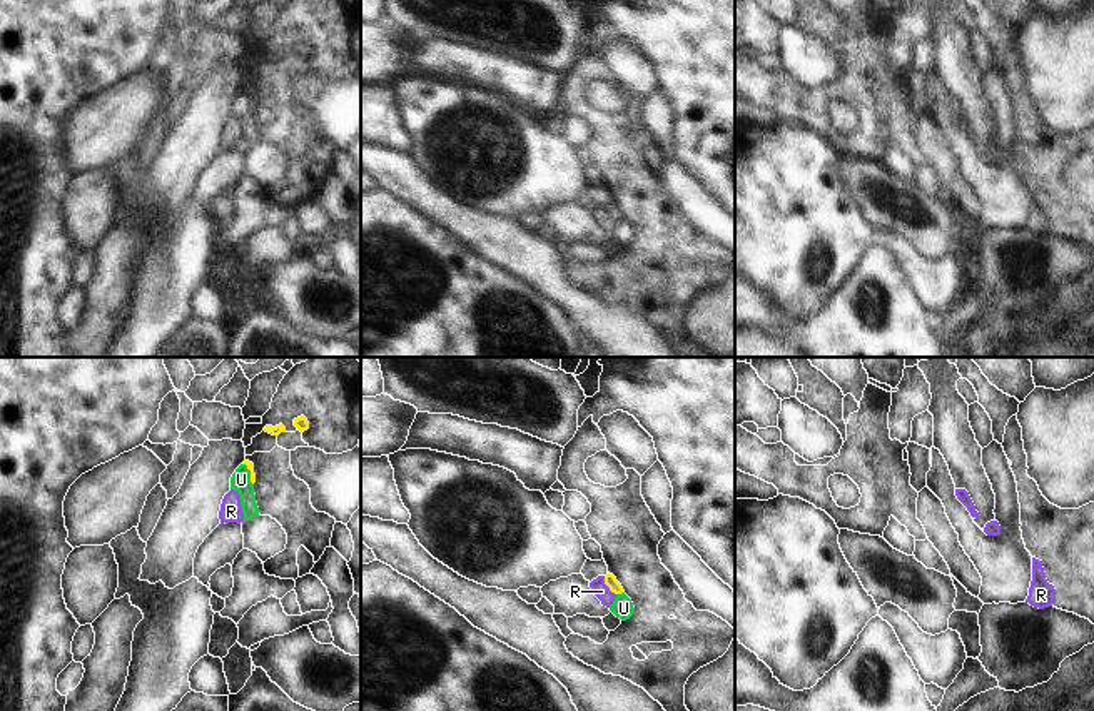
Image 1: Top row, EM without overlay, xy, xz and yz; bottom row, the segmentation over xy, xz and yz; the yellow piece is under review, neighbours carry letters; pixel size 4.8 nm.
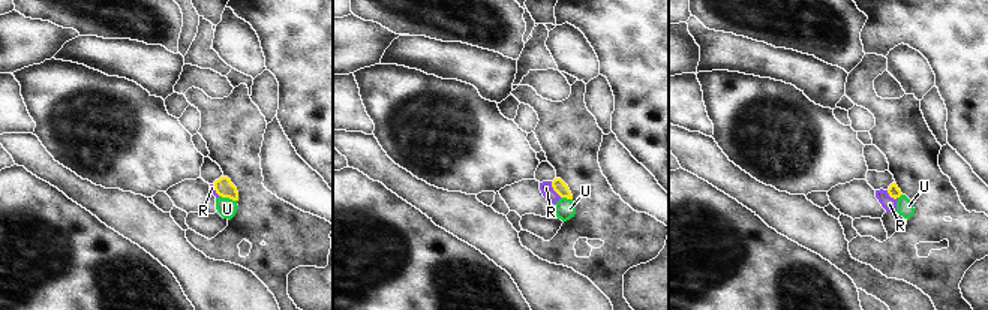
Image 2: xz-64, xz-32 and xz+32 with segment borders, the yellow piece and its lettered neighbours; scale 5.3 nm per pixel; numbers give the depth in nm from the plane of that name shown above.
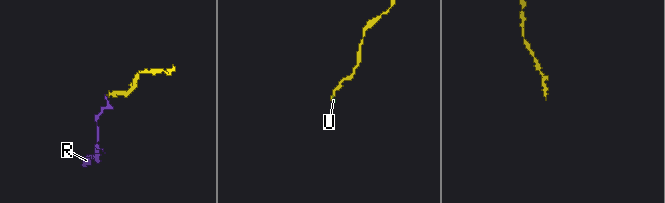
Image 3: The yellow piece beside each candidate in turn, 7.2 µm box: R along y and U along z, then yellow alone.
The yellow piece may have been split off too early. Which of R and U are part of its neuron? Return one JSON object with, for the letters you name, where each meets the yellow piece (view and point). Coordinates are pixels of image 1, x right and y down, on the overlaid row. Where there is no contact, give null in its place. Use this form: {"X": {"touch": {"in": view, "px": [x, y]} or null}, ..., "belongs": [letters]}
{"R": {"touch": {"in": "xz", "px": [608, 586]}}, "belongs": ["R"]}

